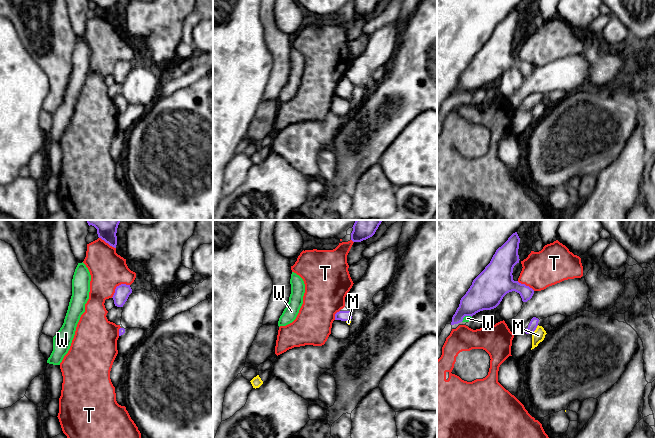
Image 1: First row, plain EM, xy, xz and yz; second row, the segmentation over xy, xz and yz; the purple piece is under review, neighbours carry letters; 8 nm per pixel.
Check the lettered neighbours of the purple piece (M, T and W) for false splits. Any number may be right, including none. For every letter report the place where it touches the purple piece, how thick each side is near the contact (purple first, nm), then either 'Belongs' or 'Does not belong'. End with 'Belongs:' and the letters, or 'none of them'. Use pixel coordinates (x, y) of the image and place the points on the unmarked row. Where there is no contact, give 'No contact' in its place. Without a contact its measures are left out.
M: Touches purple at yz (535, 105). Thickness 70 nm (purple) against 100 nm. Does not belong
T: Touches purple at xy (117, 62). Thickness 120 nm (purple) against 300 nm. Does not belong
W: Touches purple at yz (465, 91). Thickness 280 nm (purple) against 50 nm. Does not belong
Belongs: none of them

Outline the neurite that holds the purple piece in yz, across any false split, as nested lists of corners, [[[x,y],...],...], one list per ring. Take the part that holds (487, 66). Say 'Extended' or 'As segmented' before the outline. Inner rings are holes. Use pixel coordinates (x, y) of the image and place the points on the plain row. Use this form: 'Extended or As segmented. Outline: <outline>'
As segmented. Outline: [[[515,8],[496,26],[490,39],[473,56],[461,74],[451,101],[462,98],[465,92],[472,93],[480,87],[496,84],[509,68],[519,69],[523,78],[532,74],[534,70],[532,64],[513,56],[513,44],[520,36],[519,19],[520,14]]]

